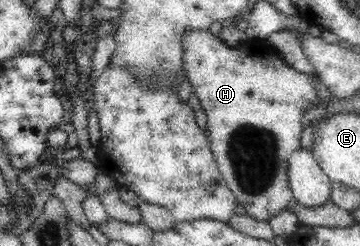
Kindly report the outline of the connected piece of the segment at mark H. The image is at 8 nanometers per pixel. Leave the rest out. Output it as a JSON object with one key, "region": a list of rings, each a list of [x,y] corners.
{"region":[[[187,31],[183,35],[183,68],[187,72],[187,79],[192,87],[192,93],[199,100],[199,105],[207,117],[207,136],[209,146],[213,153],[215,163],[219,169],[221,178],[225,181],[227,188],[235,197],[237,203],[241,203],[247,210],[247,216],[261,222],[271,222],[273,217],[279,216],[283,211],[290,208],[290,204],[294,199],[290,184],[288,183],[288,160],[291,153],[295,150],[302,149],[301,135],[303,133],[303,122],[301,120],[305,117],[307,107],[317,99],[317,91],[313,86],[312,76],[306,73],[301,73],[299,70],[292,68],[287,62],[277,59],[275,55],[261,55],[253,49],[245,49],[243,46],[229,47],[221,39],[215,38],[209,31],[203,33],[202,31]]]}

